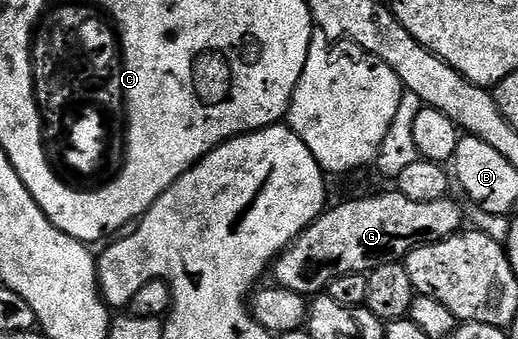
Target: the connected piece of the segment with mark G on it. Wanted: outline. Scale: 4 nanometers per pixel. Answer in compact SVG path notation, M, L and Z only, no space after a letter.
M398 191L391 192L380 193L377 197L362 197L358 201L344 201L341 205L333 204L325 208L320 218L276 258L275 284L281 289L289 289L295 293L320 295L327 290L330 282L342 275L351 273L367 275L383 265L403 262L408 253L418 246L432 245L435 241L444 241L447 237L461 232L460 220L463 219L464 213L452 199L443 197L434 203L414 203L414 199L406 199L406 195Z

